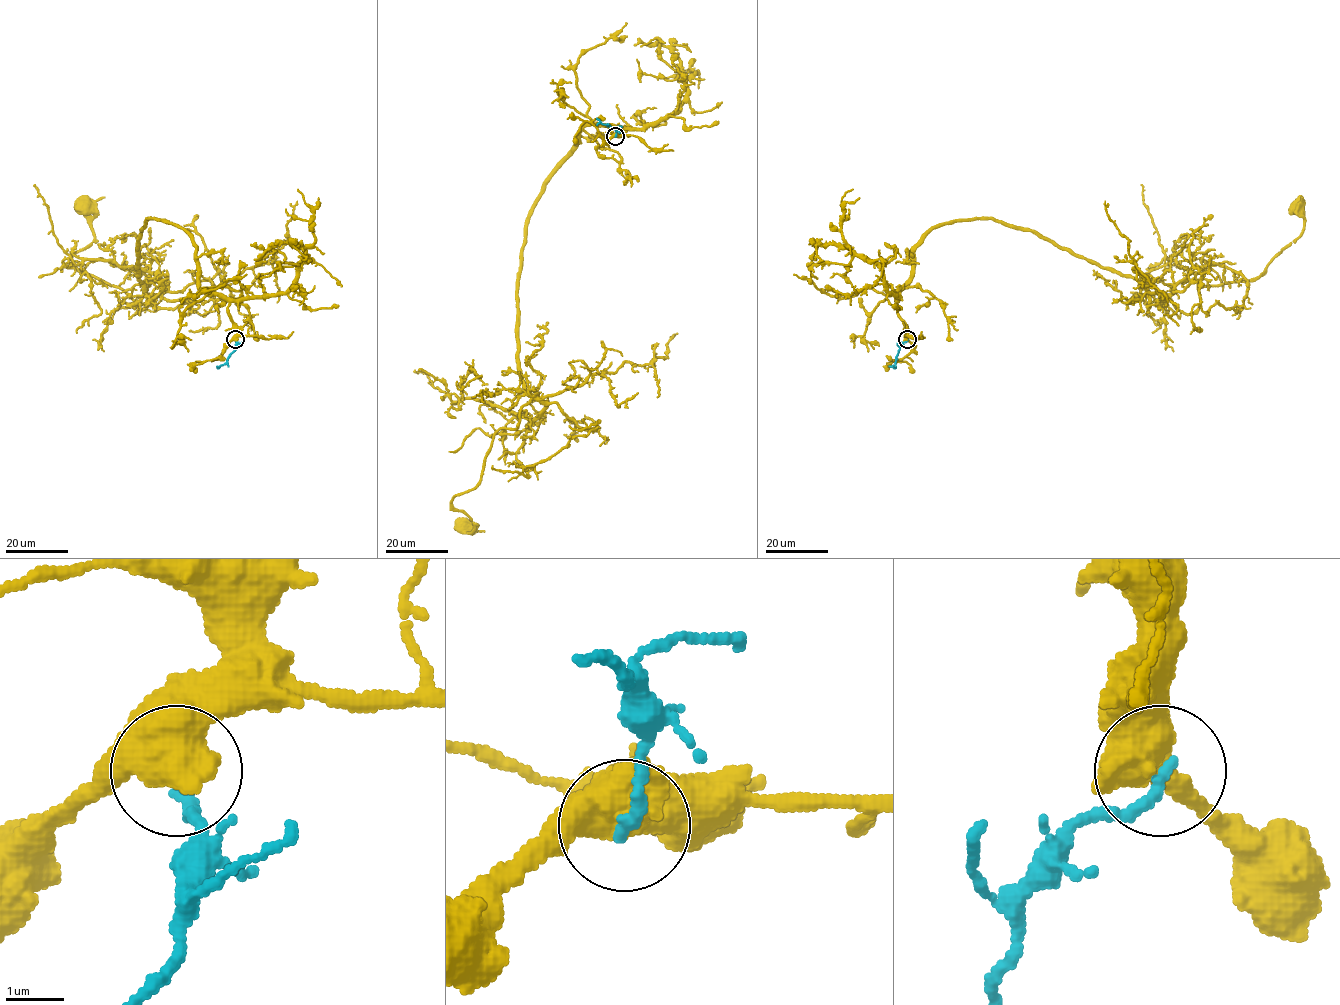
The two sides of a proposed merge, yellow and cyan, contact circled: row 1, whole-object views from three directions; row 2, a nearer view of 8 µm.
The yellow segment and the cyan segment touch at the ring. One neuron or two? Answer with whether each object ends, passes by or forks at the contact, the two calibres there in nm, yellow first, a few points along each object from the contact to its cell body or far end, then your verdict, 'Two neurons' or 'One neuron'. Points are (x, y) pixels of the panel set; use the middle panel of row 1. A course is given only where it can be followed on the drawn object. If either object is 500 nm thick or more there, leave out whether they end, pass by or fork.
Thickness 800 nm (yellow) against 240 nm. Course of yellow: (615, 136), (586, 125), (533, 208), (517, 287), (531, 397), (454, 497), (464, 526). Course of cyan: (615, 136), (615, 129), (597, 118). Two neurons

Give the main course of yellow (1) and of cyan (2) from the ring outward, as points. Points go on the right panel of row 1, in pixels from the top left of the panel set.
1: (907, 339), (896, 293), (950, 221), (1029, 228), (1193, 314), (1201, 287), (1259, 276), (1297, 210)
2: (907, 339), (902, 344), (895, 364), (889, 366)

